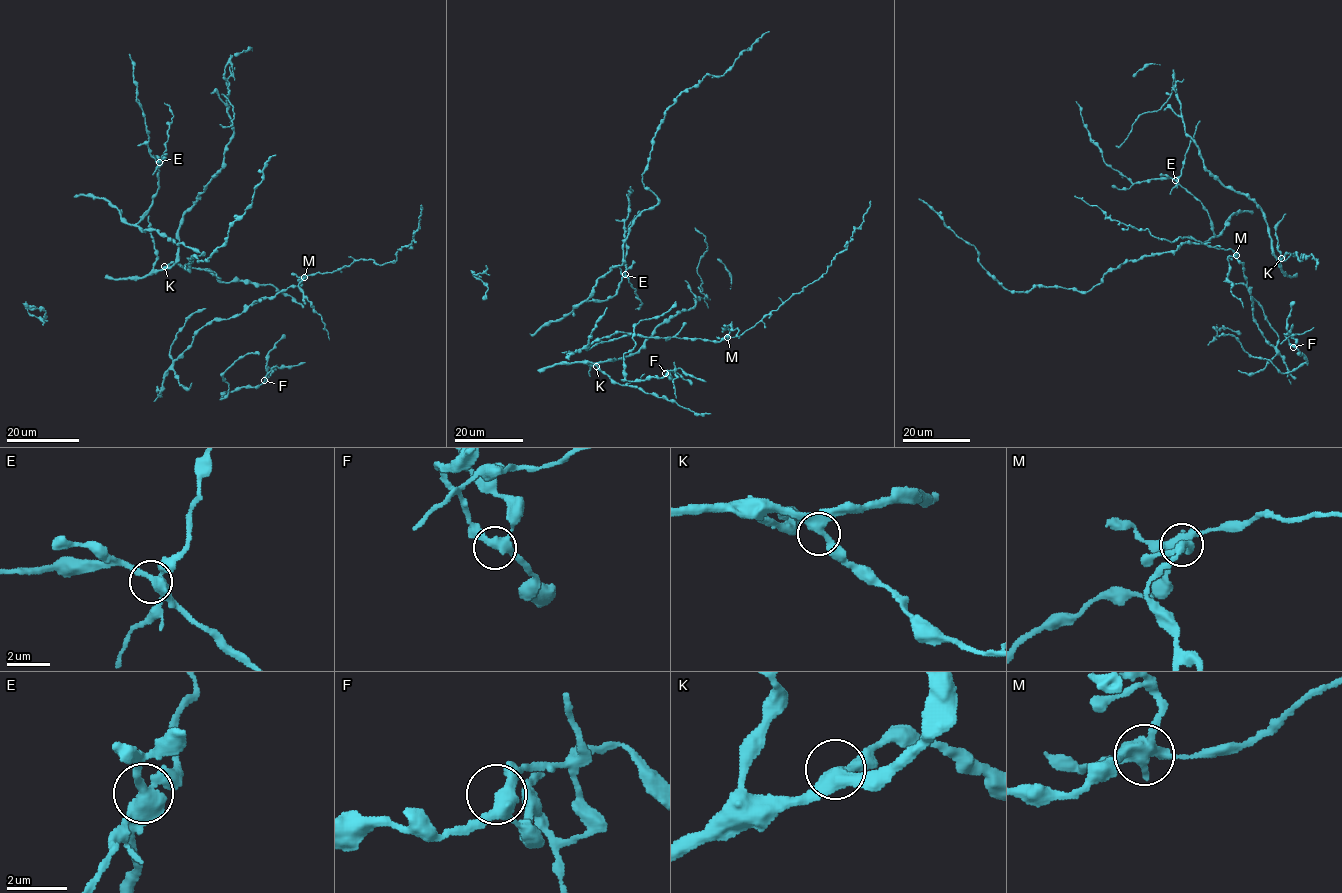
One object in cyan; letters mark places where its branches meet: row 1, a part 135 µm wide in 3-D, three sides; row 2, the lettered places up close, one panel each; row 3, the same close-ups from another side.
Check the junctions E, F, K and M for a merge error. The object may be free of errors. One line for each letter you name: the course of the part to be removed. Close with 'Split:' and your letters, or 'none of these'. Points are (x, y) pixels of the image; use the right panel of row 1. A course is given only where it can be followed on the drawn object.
M: course (1235, 255), (1227, 259), (1227, 278), (1232, 286), (1231, 292), (1243, 307)
Split: M

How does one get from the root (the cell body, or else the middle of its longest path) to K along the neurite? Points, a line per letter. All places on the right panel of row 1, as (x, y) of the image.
K: (1217, 178), (1227, 188), (1244, 193), (1256, 203), (1268, 225), (1272, 252), (1281, 258)

